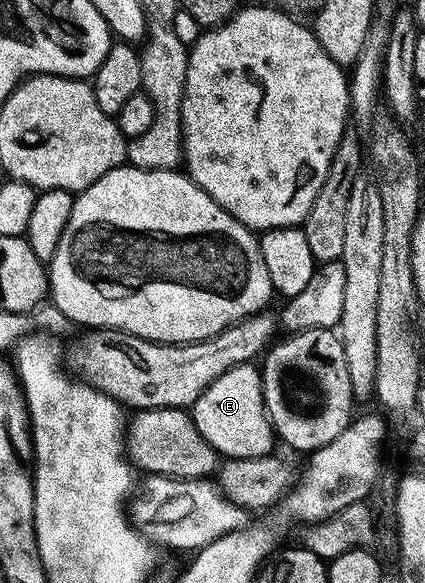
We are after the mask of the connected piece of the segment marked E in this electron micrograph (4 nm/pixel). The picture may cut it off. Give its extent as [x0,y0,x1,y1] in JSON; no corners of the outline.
[192,364,276,458]

